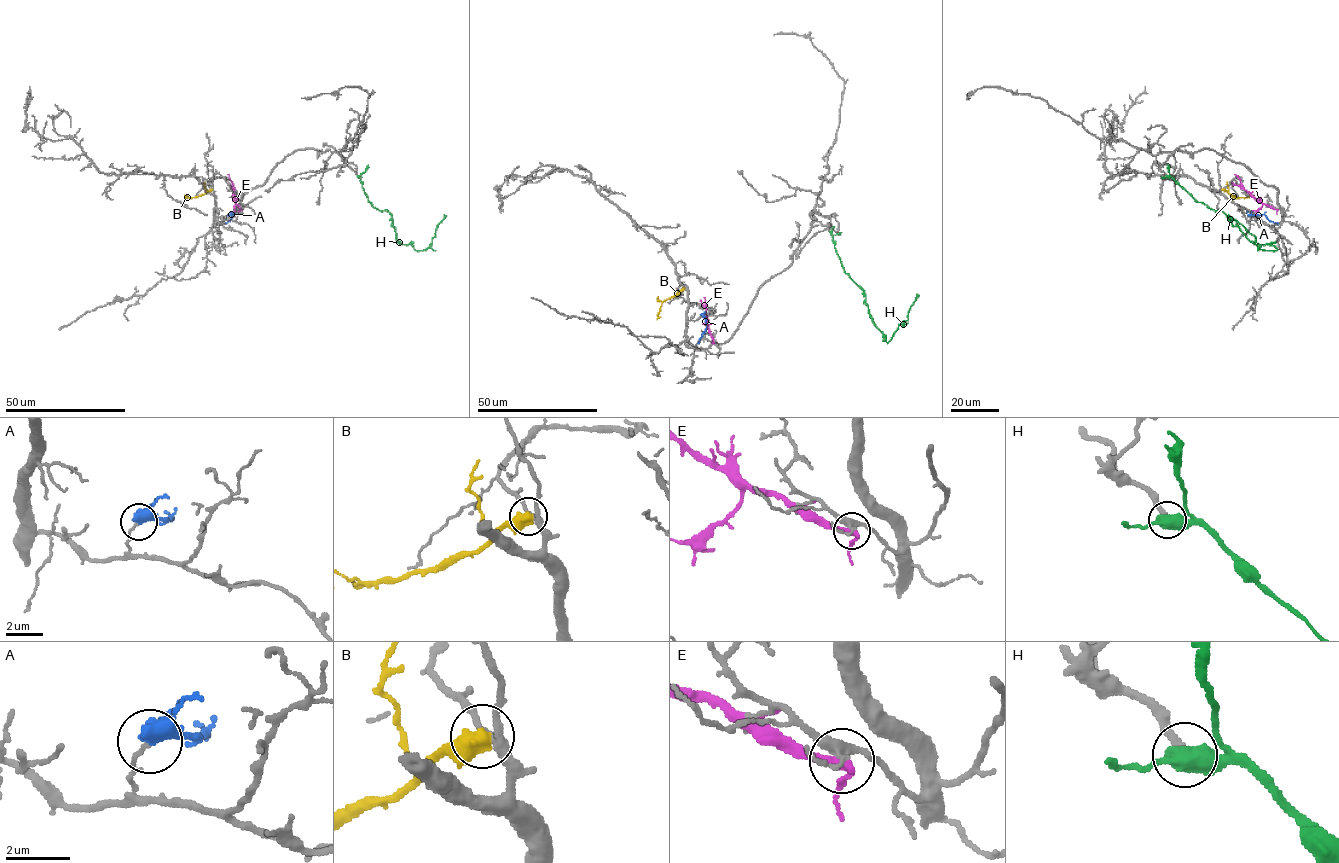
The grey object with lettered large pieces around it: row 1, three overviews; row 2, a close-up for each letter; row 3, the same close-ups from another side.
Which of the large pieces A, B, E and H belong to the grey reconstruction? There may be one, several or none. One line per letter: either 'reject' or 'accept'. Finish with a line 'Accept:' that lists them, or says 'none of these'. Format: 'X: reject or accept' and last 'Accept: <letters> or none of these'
A: reject
B: reject
E: reject
H: accept
Accept: H

